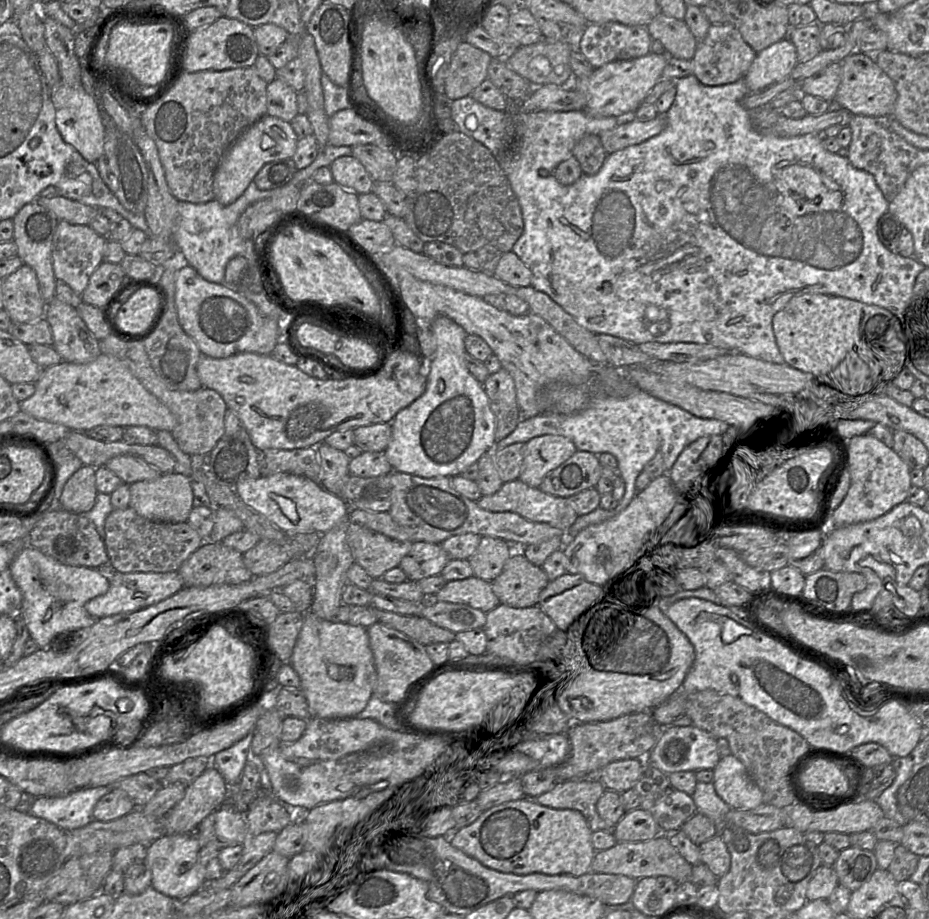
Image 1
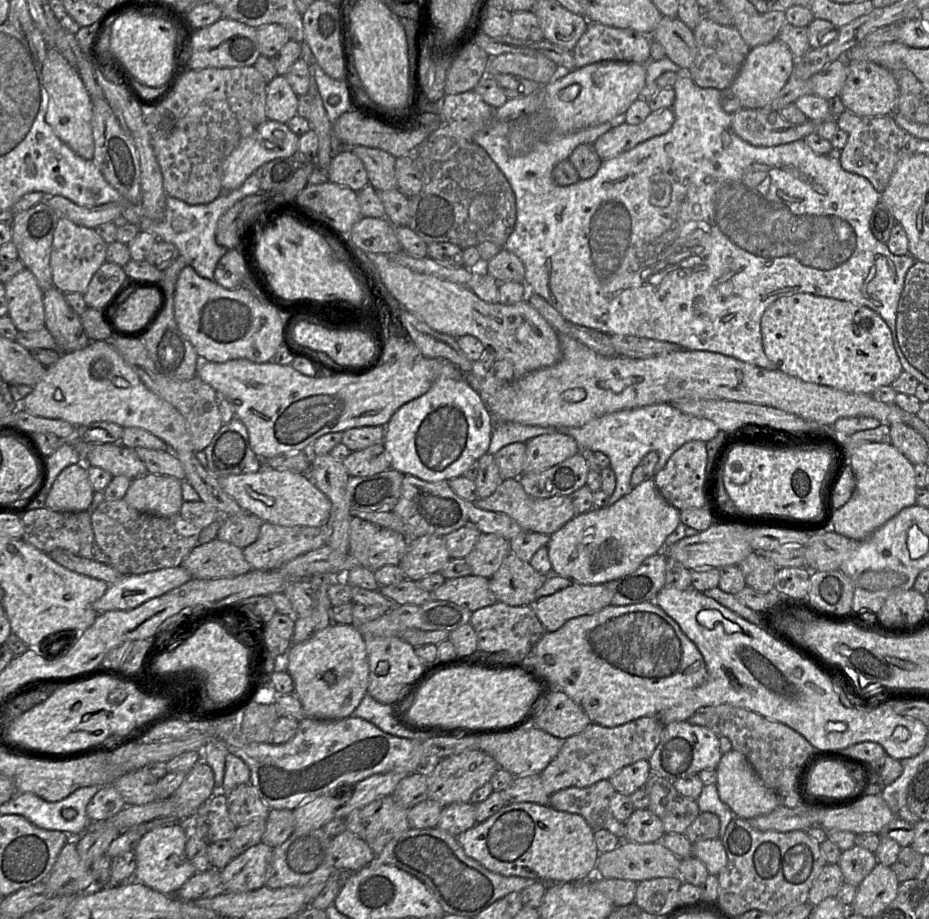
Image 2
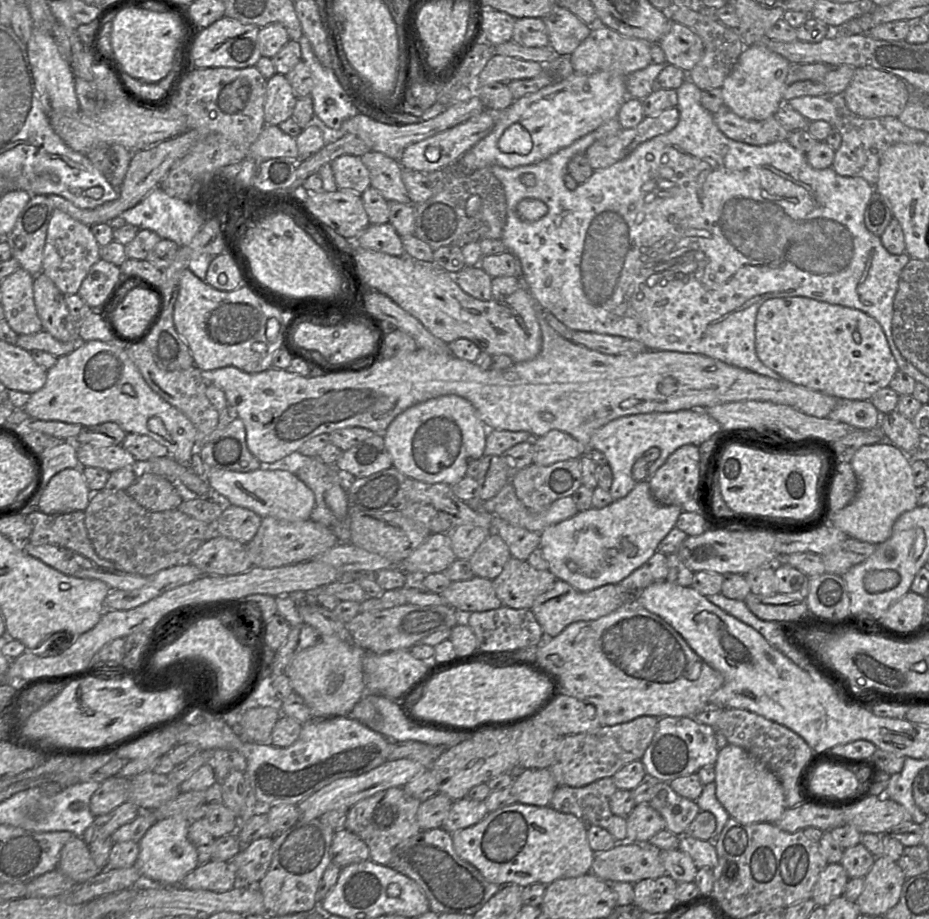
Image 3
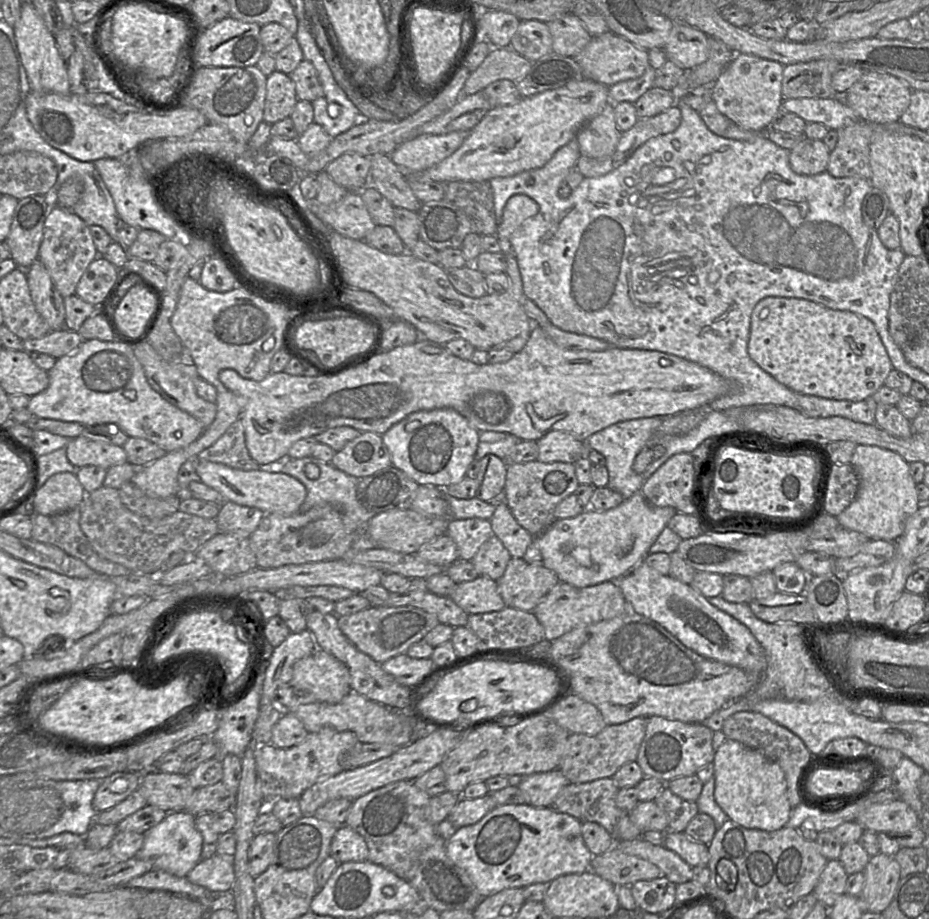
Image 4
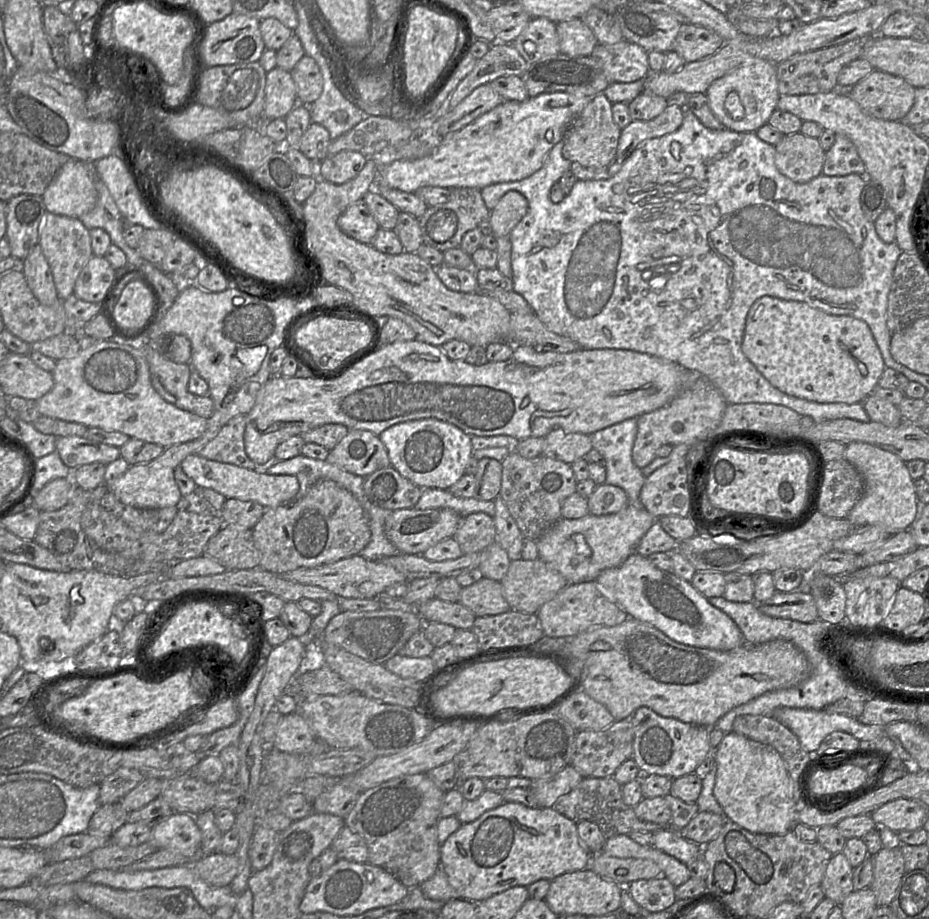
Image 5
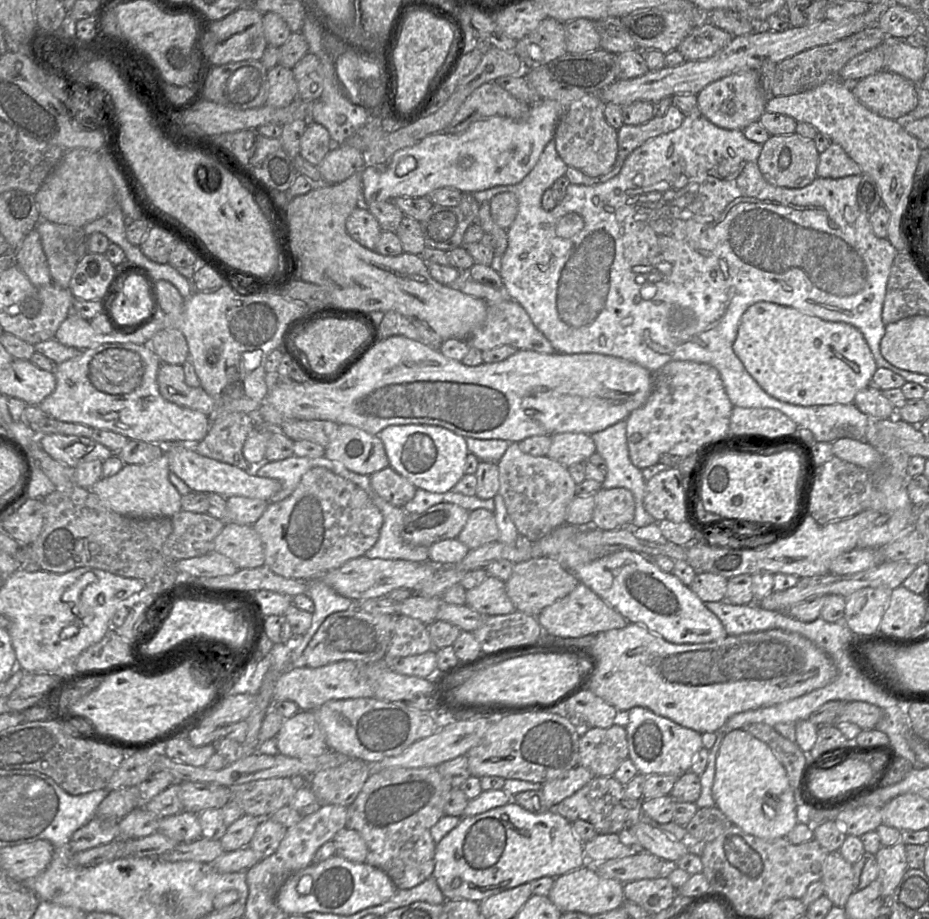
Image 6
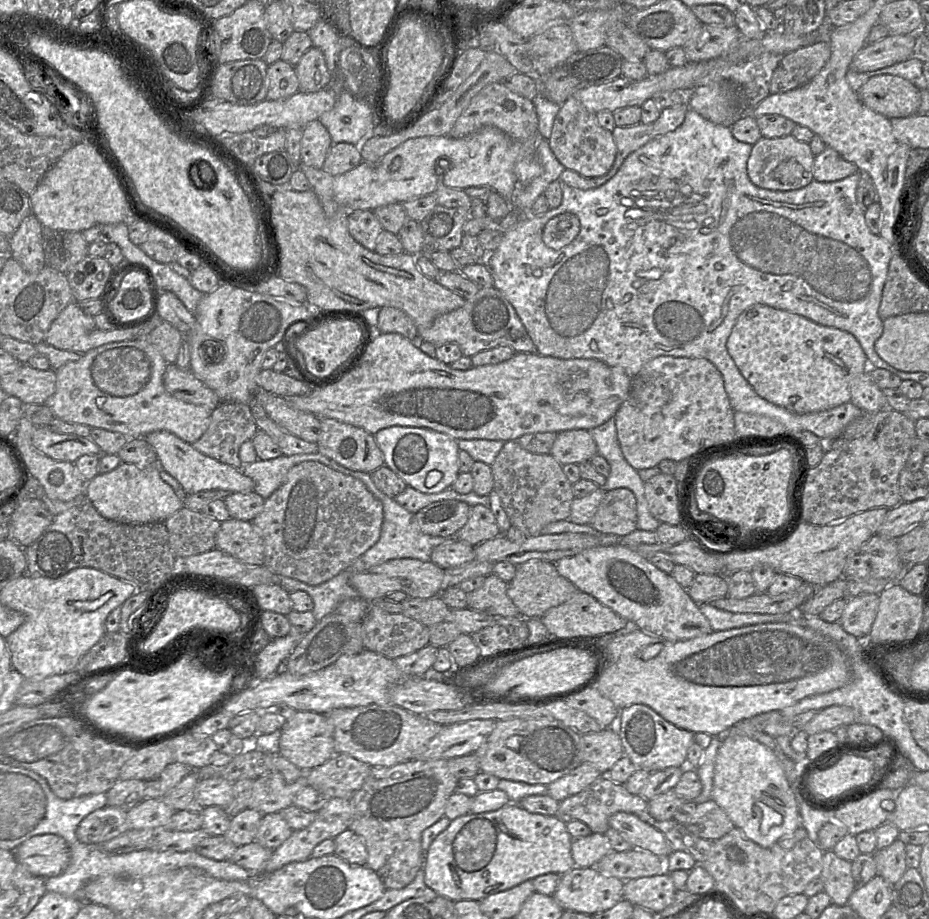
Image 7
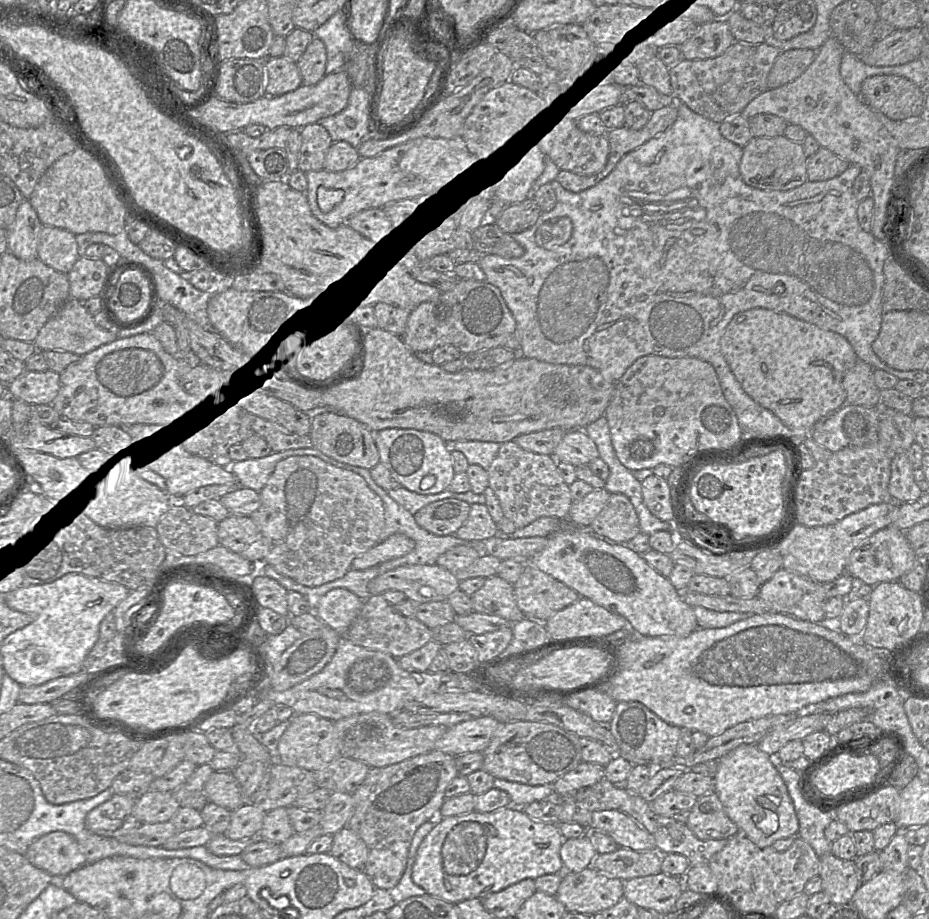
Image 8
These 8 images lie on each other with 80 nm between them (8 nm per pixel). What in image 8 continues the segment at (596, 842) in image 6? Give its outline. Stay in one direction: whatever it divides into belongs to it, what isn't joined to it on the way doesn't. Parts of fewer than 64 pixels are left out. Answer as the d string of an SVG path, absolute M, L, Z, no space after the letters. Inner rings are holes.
M590 833L580 838L565 839L560 849L565 872L581 872L592 865L596 856Z

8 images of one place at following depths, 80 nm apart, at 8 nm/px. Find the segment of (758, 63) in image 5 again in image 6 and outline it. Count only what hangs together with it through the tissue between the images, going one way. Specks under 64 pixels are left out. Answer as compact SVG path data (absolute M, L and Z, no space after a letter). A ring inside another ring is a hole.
M743 69L707 85L697 94L697 104L701 115L714 125L728 130L743 130L759 121L768 98L759 69Z

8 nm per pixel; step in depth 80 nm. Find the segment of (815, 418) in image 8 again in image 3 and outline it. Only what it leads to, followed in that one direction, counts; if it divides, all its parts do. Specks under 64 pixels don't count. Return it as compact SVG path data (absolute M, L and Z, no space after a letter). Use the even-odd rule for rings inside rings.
M802 296L771 298L761 304L755 322L755 348L761 362L783 379L840 399L870 400L879 389L889 386L899 370L885 333L873 317Z

